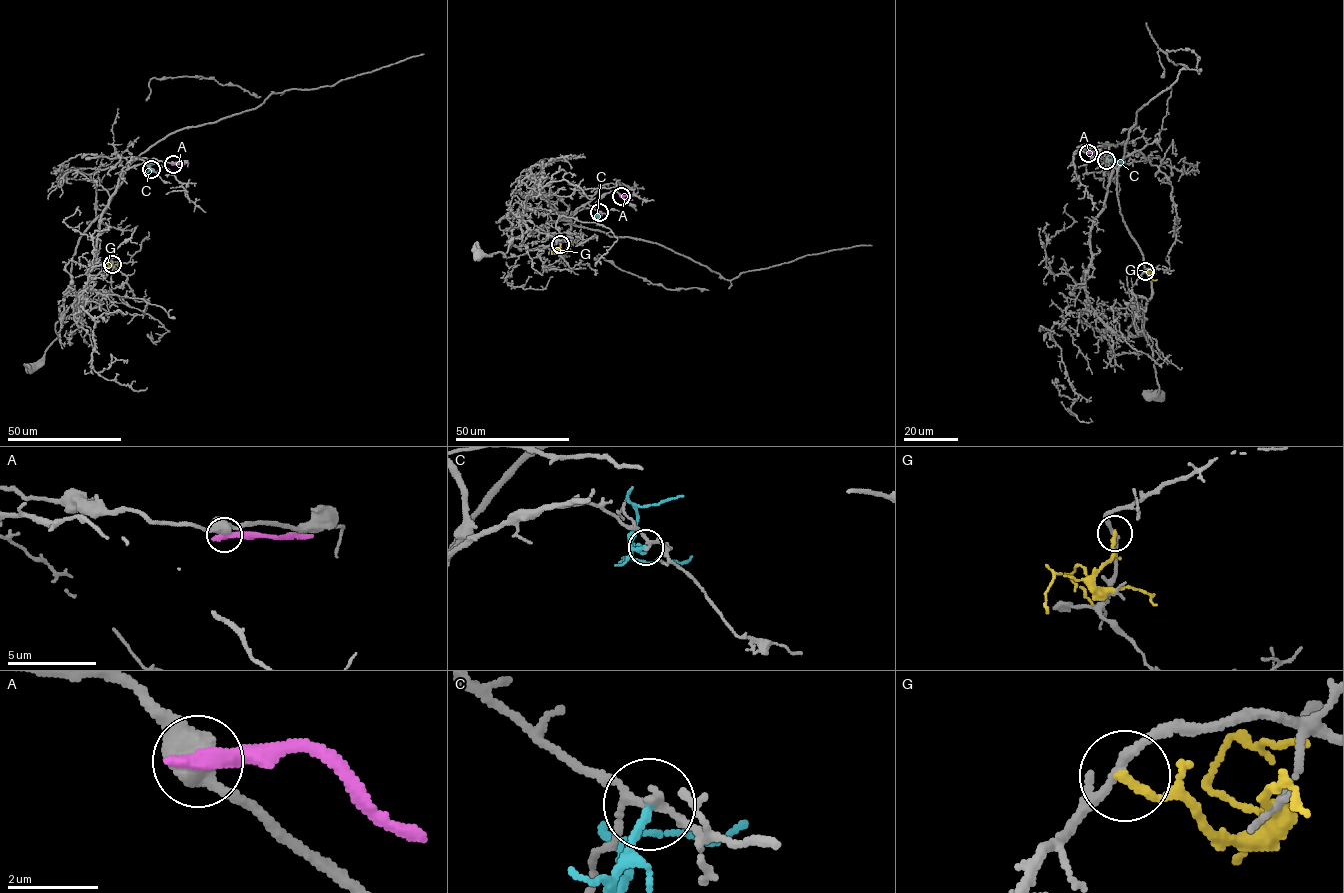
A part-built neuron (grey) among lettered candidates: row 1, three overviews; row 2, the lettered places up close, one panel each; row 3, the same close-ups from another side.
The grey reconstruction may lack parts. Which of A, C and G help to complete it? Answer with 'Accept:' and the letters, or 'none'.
Accept: none

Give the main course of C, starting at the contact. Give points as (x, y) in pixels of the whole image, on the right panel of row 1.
C: (1107, 159), (1125, 161)

